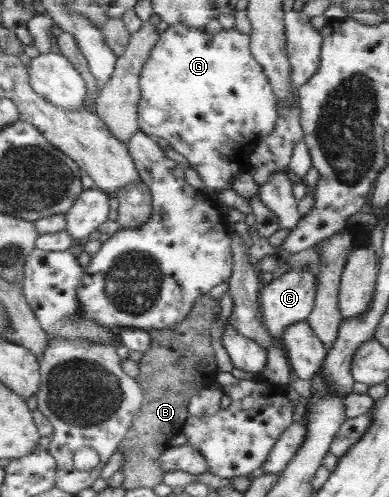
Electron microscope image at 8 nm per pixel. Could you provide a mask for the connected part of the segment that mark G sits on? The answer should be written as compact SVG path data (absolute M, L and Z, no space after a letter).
M187 24L169 25L168 29L162 33L161 40L153 49L151 59L147 61L143 75L141 77L141 87L143 100L140 102L140 129L149 135L165 138L170 145L179 153L183 154L190 162L207 187L213 190L233 188L235 179L242 173L251 170L252 155L261 145L264 139L270 137L277 129L279 118L282 117L279 112L279 100L275 94L274 84L271 83L270 76L267 75L266 68L259 63L252 51L252 34L241 33L236 29L222 29L217 34L209 34L205 28L195 28Z

